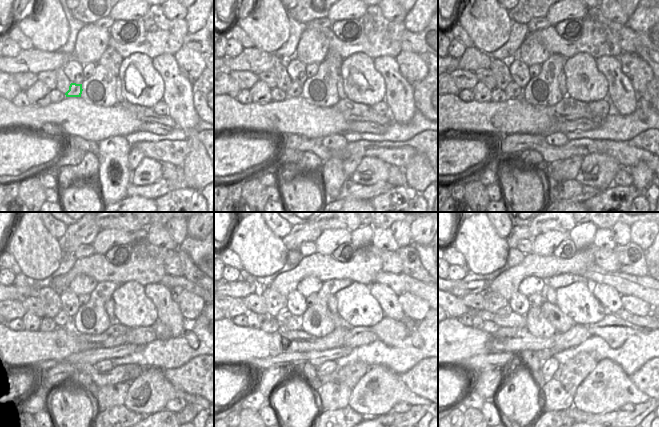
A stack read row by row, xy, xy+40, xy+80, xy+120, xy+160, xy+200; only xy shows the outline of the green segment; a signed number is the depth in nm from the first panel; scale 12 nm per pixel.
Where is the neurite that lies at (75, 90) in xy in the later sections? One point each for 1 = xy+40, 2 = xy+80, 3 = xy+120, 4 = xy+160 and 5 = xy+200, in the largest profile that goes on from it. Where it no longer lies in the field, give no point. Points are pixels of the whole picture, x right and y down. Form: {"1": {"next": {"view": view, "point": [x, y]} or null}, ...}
{"1": {"next": {"view": "xy+40", "point": [295, 90]}}, "2": {"next": {"view": "xy+80", "point": [513, 90]}}, "3": {"next": {"view": "xy+120", "point": [62, 319]}}, "4": {"next": {"view": "xy+160", "point": [283, 317]}}, "5": {"next": {"view": "xy+200", "point": [501, 318]}}}

